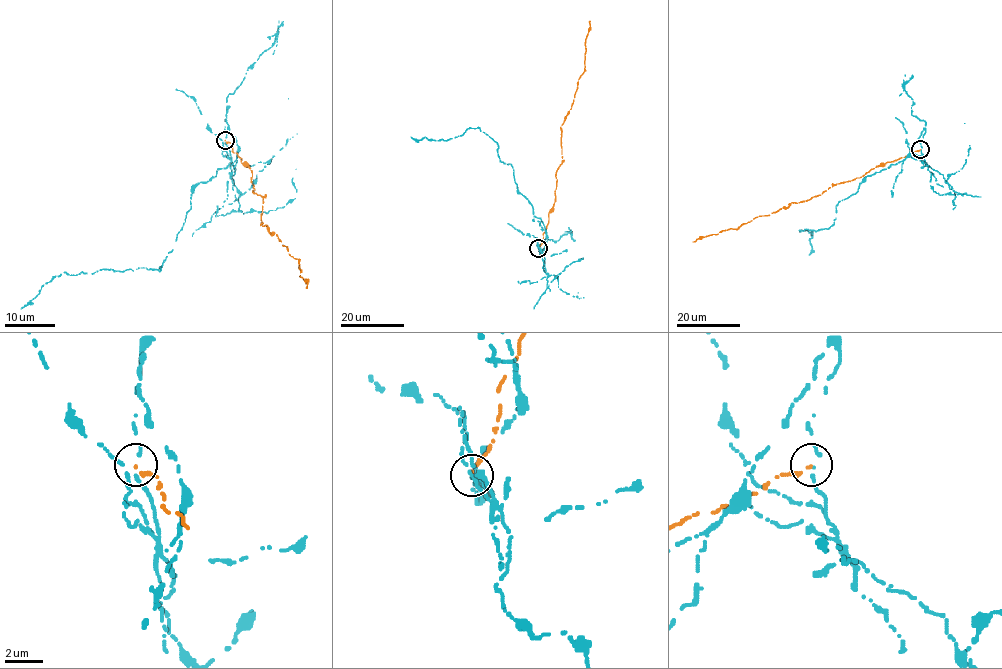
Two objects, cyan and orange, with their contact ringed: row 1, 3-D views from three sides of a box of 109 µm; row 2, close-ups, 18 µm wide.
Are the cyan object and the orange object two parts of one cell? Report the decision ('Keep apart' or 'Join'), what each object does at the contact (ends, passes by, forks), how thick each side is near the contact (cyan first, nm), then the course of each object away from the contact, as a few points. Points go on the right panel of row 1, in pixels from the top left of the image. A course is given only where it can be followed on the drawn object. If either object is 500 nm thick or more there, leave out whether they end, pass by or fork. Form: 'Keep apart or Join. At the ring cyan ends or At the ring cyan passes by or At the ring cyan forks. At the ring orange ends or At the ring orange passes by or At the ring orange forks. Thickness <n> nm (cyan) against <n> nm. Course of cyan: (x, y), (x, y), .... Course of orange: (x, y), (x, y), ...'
Keep apart. At the ring cyan ends. At the ring orange ends. Thickness 200 nm (cyan) against 140 nm. Course of cyan: (921, 150), (917, 142), (899, 162), (868, 175), (836, 205), (827, 229), (800, 229), (812, 232), (808, 255). Course of orange: (921, 149), (887, 162), (851, 181), (835, 184), (820, 195), (753, 218), (737, 229), (692, 241)

